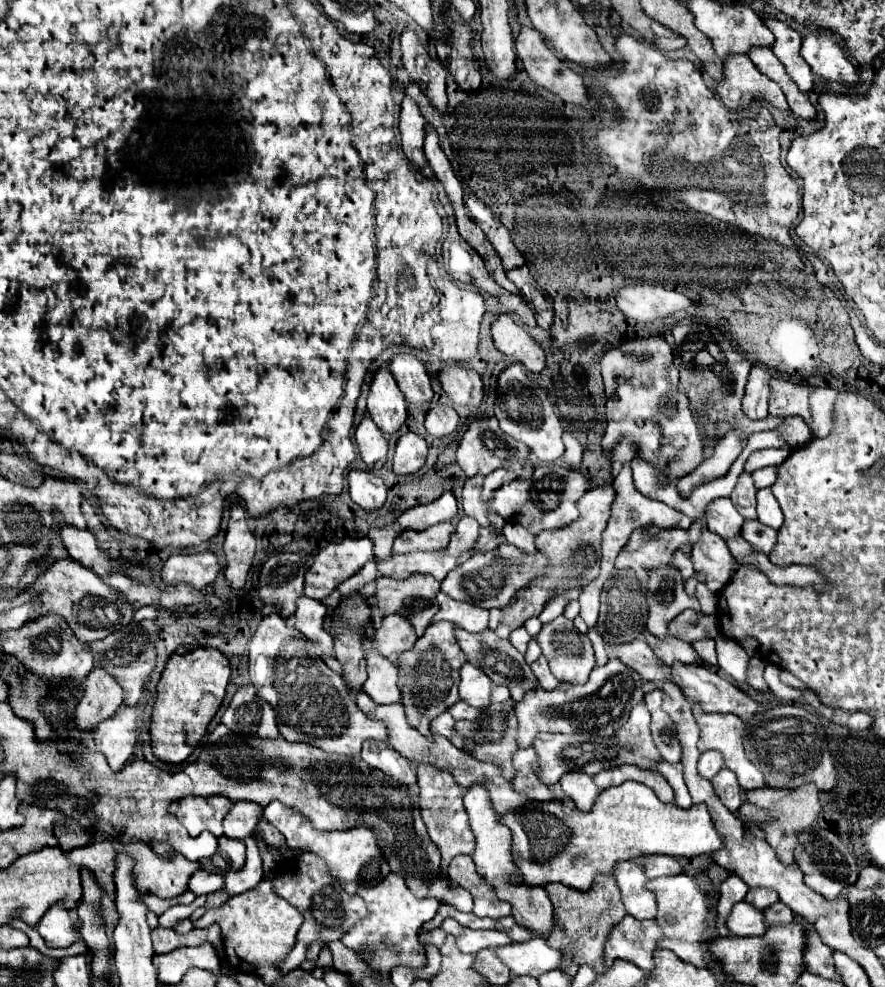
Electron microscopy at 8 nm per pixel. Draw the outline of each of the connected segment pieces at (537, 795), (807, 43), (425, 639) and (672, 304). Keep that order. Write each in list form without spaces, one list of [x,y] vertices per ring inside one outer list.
[[[533,747],[517,749],[513,755],[513,765],[517,769],[517,775],[513,779],[513,787],[517,787],[517,791],[525,791],[527,795],[533,795],[533,799],[537,801],[567,799],[561,785],[549,787],[539,779],[539,757]]]
[[[829,31],[819,35],[805,35],[801,43],[801,57],[809,63],[813,73],[829,81],[847,85],[857,83],[857,69],[847,61],[839,39]]]
[[[439,621],[431,623],[423,637],[417,639],[415,647],[399,655],[399,673],[401,673],[401,695],[403,695],[403,705],[407,711],[407,721],[429,737],[429,715],[439,715],[441,711],[449,709],[459,701],[459,669],[467,663],[467,657],[459,649],[455,641],[455,631],[457,625]]]
[[[627,285],[615,291],[617,309],[627,319],[637,321],[653,321],[667,317],[681,307],[689,307],[691,301],[671,289],[655,287],[655,285]]]

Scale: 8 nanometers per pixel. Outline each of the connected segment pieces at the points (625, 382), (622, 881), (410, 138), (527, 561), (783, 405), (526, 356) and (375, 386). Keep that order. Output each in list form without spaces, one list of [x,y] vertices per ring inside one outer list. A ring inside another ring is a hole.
[[[663,337],[631,339],[609,349],[601,359],[601,377],[607,397],[607,429],[601,445],[611,461],[625,463],[635,453],[641,453],[647,461],[661,467],[665,459],[677,455],[681,465],[673,465],[673,471],[665,475],[667,483],[681,479],[703,463],[699,461],[705,457],[701,435],[691,415],[689,399],[677,389],[679,369],[673,363],[673,349]]]
[[[633,861],[619,863],[615,871],[615,881],[621,887],[625,909],[631,917],[645,921],[655,919],[657,915],[657,899],[655,893],[647,889],[647,875],[645,867],[637,865]]]
[[[405,96],[401,103],[399,131],[401,131],[401,145],[405,155],[413,161],[415,167],[421,169],[425,165],[425,155],[423,155],[425,119],[408,96]]]
[[[503,543],[497,549],[485,551],[485,553],[475,549],[463,565],[455,567],[441,581],[441,591],[457,601],[467,601],[467,603],[475,603],[477,607],[483,607],[483,609],[493,609],[493,607],[499,607],[499,601],[515,599],[517,591],[527,589],[531,579],[541,577],[543,569],[547,565],[549,565],[549,559],[545,553],[541,553],[541,551],[523,553],[519,547],[509,545],[509,543]]]
[[[781,377],[773,379],[773,393],[769,397],[769,415],[777,415],[777,417],[797,415],[809,425],[809,429],[813,429],[813,419],[809,411],[809,395],[815,389],[817,387],[791,383]]]
[[[499,315],[491,323],[491,335],[495,347],[513,357],[513,361],[521,361],[529,371],[541,373],[545,367],[543,349],[537,345],[537,341],[527,335],[527,331],[513,321],[511,315]]]
[[[381,367],[373,373],[373,381],[367,397],[367,411],[383,435],[395,433],[407,417],[407,401],[397,387],[397,381],[389,369]]]

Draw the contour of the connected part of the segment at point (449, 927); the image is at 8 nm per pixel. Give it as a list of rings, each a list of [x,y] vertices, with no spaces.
[[[445,919],[441,929],[445,933],[455,935],[459,951],[465,951],[465,953],[477,953],[481,949],[497,949],[513,943],[503,931],[473,931],[473,929],[461,927],[455,919]]]

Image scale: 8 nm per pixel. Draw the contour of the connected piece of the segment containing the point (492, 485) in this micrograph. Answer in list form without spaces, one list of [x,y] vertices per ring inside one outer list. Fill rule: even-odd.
[[[497,469],[497,471],[489,473],[489,475],[485,477],[485,483],[483,483],[483,495],[489,497],[493,489],[501,487],[501,483],[511,481],[511,479],[515,479],[515,477],[517,477],[517,475],[515,475],[513,471],[509,471],[509,469]]]

